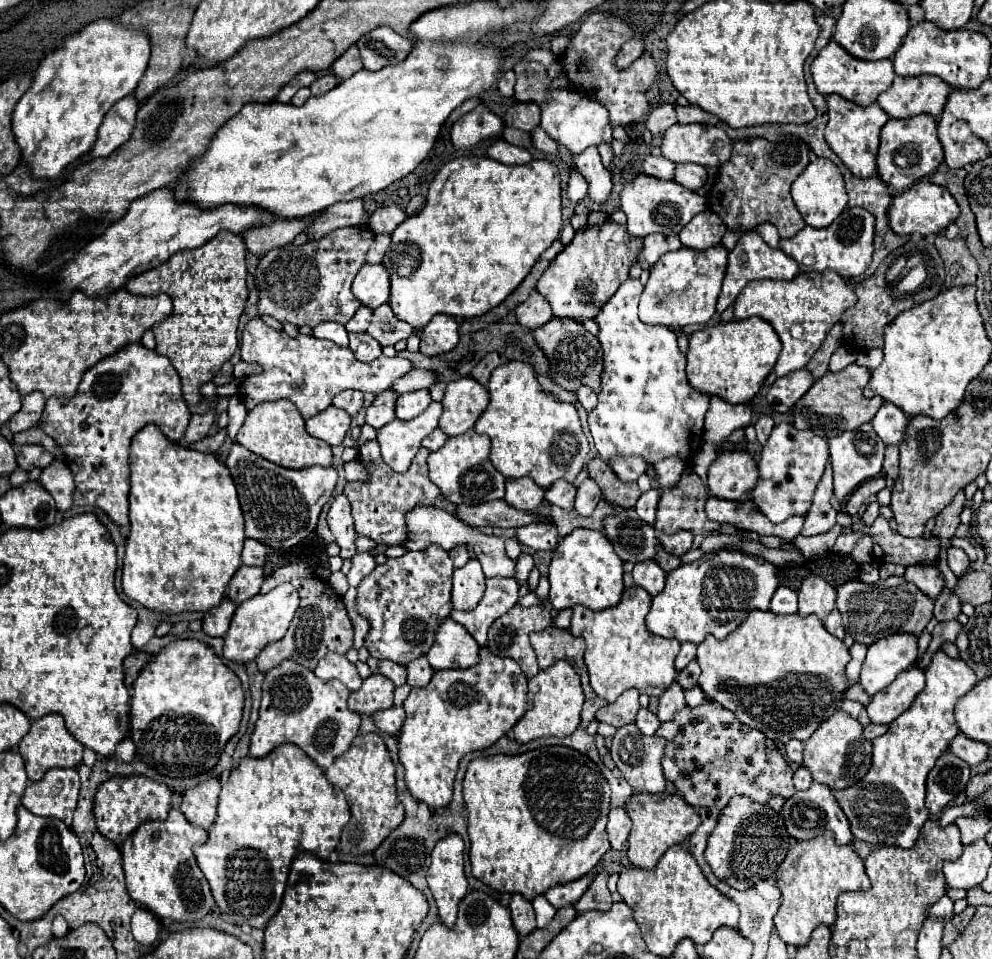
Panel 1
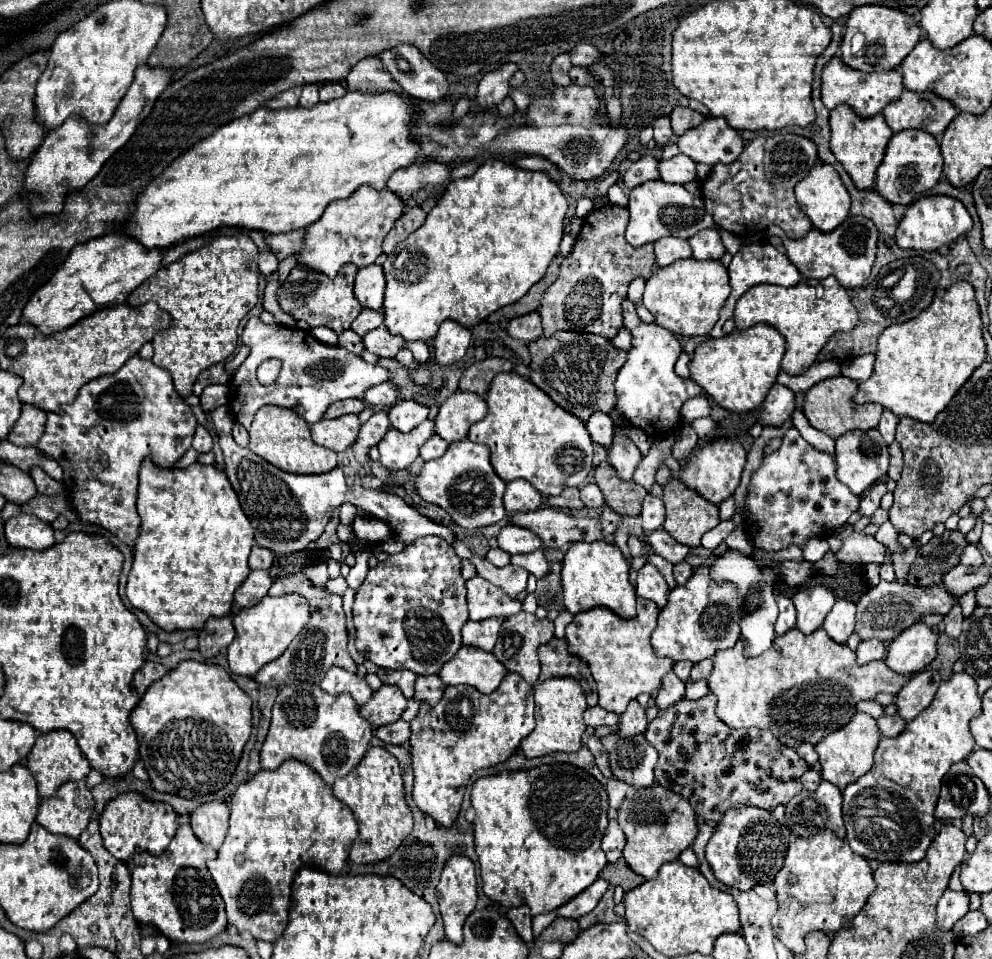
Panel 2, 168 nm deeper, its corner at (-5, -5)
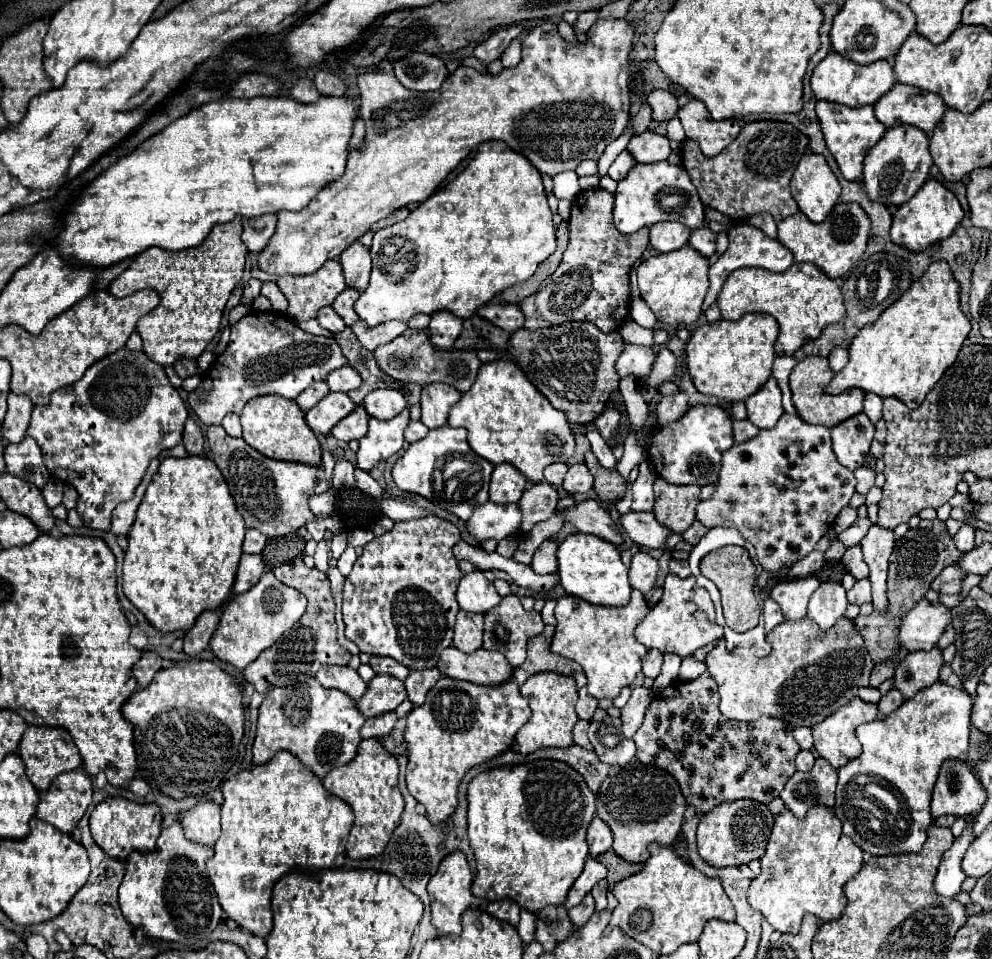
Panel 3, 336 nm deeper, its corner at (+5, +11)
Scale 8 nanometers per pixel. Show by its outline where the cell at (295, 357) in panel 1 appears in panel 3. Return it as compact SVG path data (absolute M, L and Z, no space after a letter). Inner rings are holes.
M250 312L238 324L232 326L232 334L230 334L230 342L228 342L226 350L214 360L214 364L204 374L198 388L188 394L188 402L202 424L214 426L214 424L222 424L222 418L230 412L240 416L244 404L250 398L258 398L258 396L266 396L266 394L278 394L278 396L294 400L312 382L324 380L332 370L336 370L340 366L346 366L346 358L344 358L344 354L342 354L342 350L340 350L340 346L336 344L334 338L314 336L314 334L300 330L298 326L294 326L290 322L288 314Z

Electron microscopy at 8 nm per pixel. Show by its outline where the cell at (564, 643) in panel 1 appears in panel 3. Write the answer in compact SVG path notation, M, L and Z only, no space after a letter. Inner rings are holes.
M546 626L542 634L528 640L528 658L522 666L514 670L514 680L518 686L524 684L530 676L540 672L556 672L562 676L572 676L576 680L576 688L586 686L586 674L582 666L550 650L552 636L554 636L554 626Z

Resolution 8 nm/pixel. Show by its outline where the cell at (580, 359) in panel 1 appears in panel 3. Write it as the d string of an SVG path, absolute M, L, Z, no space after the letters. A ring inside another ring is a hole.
M568 322L542 330L516 330L508 340L508 352L518 362L526 378L548 402L566 412L572 424L590 424L606 408L608 396L618 390L620 376L614 368L624 342L618 332L604 334L590 322Z

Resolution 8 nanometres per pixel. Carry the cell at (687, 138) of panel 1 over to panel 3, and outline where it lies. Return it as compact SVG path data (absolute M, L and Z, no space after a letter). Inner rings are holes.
M690 100L684 108L680 108L678 118L686 130L686 138L698 142L704 156L720 154L740 132L740 124L734 118L720 122L712 120L700 100Z

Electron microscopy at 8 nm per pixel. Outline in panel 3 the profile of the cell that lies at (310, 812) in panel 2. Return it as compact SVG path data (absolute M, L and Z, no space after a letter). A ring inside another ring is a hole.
M282 750L274 760L252 766L250 770L240 772L240 778L232 778L222 786L224 804L222 804L222 836L214 844L214 858L206 862L212 886L218 894L222 910L238 922L240 928L266 938L272 930L272 888L274 884L288 874L288 868L294 870L328 870L334 868L336 856L344 852L350 828L354 824L352 808L334 798L322 786L322 780L314 776L294 754Z

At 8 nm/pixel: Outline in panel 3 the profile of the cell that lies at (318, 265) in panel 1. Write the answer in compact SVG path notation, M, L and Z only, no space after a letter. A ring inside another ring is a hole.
M338 260L326 262L308 276L280 276L278 288L288 298L288 316L294 320L316 318L322 306L330 306L346 288Z

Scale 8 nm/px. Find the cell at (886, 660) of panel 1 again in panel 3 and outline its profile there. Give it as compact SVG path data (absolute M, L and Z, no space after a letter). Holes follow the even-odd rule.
M920 600L904 618L898 634L898 644L910 652L932 650L942 632L950 626L952 612L940 602Z

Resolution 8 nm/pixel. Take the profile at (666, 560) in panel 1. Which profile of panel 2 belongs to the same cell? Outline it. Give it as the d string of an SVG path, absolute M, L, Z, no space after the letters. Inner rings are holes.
M682 560L682 562L678 562L674 566L674 580L676 580L676 584L684 584L690 576L692 576L692 566L686 560Z

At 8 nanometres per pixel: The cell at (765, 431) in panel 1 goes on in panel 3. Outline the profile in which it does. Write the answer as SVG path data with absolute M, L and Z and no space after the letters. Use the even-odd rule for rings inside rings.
M734 420L734 440L736 442L744 442L754 438L760 432L760 428L756 428L750 420Z

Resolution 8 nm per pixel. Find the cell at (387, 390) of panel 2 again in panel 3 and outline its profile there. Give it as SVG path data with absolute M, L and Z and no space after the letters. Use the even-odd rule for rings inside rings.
M346 366L346 368L336 368L334 372L330 372L330 376L326 376L326 384L330 392L350 392L354 388L360 388L362 380L358 372L354 372L354 368Z

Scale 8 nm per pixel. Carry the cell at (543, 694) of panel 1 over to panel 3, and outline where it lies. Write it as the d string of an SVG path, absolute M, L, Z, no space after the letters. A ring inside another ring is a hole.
M542 672L526 680L520 686L520 692L522 696L528 698L532 708L532 718L516 734L516 744L520 754L532 754L542 748L568 748L572 744L572 728L578 720L574 712L574 704L578 700L578 690L574 680L552 672Z

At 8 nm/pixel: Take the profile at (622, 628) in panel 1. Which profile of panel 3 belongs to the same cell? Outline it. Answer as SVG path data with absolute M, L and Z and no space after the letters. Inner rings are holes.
M632 590L632 598L626 606L594 606L574 596L562 596L556 600L556 634L552 650L564 658L578 662L588 678L588 692L594 698L614 700L624 686L630 686L642 668L642 656L646 648L636 640L634 630L648 614L642 592Z

